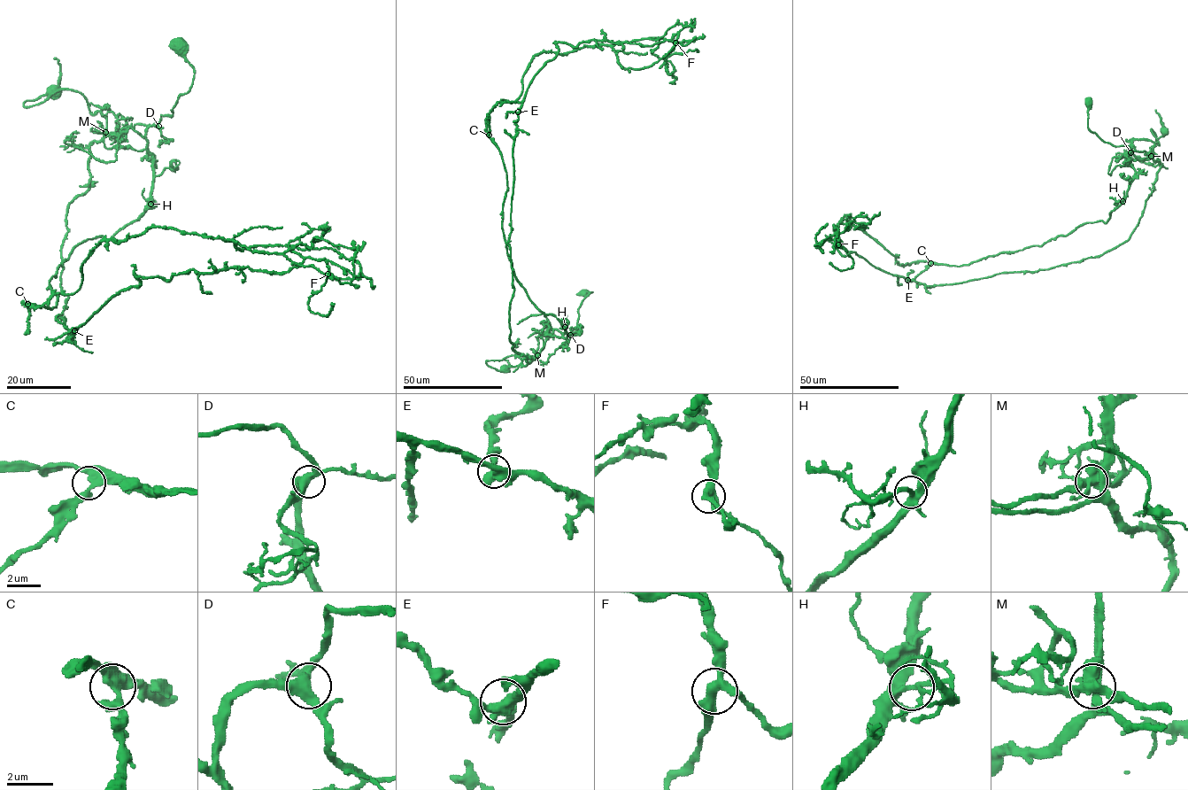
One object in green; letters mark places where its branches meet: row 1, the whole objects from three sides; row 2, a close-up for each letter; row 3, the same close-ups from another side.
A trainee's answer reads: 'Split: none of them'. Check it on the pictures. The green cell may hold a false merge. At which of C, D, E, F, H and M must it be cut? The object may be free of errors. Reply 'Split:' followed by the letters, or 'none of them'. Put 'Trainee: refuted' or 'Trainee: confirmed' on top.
Trainee: refuted
Split: M

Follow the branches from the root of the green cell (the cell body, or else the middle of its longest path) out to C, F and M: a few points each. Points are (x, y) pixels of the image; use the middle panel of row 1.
C: (505, 368), (486, 361), (530, 363), (554, 329), (566, 333), (512, 269), (506, 173), (489, 135)
F: (505, 368), (486, 361), (537, 356), (509, 323), (530, 82), (559, 42), (675, 42)
M: (505, 368), (496, 370), (486, 361), (521, 355), (528, 363), (537, 355)

